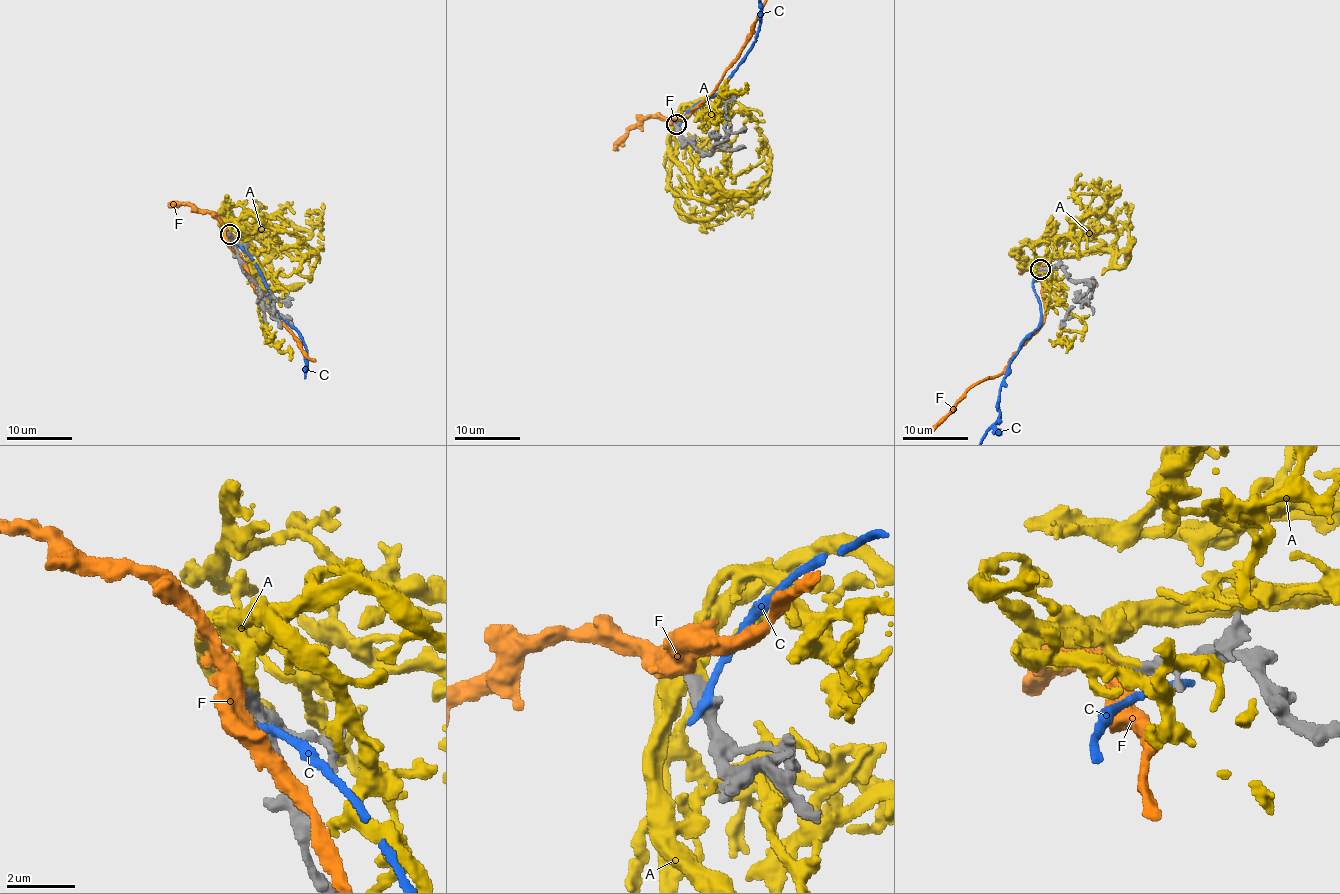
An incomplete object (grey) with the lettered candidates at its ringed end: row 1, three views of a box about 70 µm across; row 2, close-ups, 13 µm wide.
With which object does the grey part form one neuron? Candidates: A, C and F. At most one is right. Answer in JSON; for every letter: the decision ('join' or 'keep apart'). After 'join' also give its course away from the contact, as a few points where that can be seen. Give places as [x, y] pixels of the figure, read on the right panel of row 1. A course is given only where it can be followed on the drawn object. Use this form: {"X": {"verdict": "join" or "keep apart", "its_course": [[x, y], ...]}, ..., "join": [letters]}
{"A": {"verdict": "join", "its_course": [[1040, 268], [1097, 249], [1116, 256], [1110, 216], [1075, 224], [1092, 236], [1099, 228]]}, "C": {"verdict": "keep apart"}, "F": {"verdict": "keep apart"}, "join": ["A"]}

